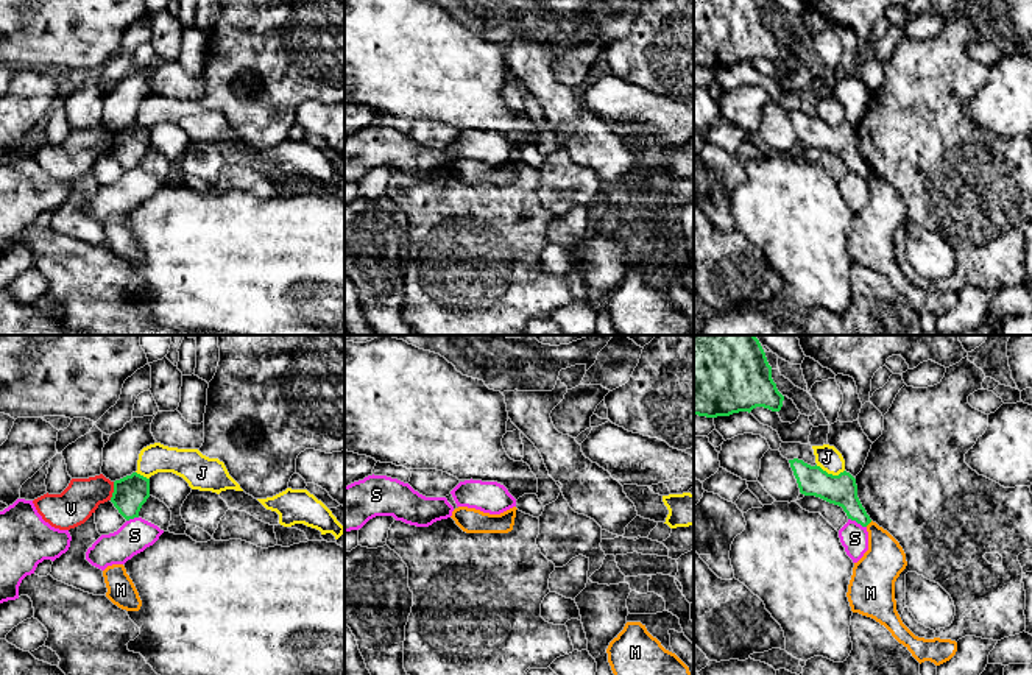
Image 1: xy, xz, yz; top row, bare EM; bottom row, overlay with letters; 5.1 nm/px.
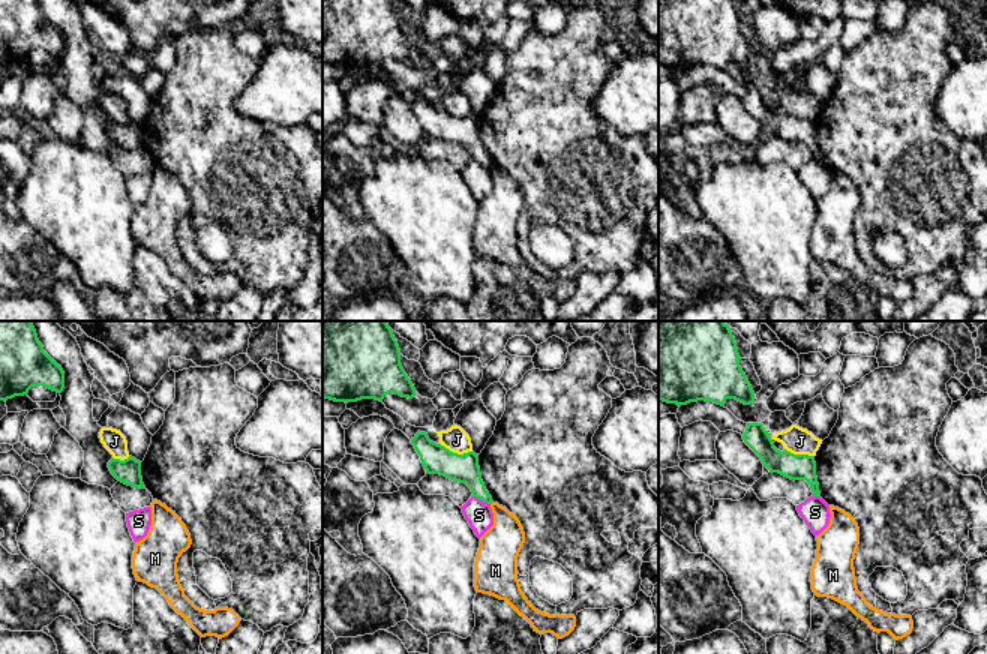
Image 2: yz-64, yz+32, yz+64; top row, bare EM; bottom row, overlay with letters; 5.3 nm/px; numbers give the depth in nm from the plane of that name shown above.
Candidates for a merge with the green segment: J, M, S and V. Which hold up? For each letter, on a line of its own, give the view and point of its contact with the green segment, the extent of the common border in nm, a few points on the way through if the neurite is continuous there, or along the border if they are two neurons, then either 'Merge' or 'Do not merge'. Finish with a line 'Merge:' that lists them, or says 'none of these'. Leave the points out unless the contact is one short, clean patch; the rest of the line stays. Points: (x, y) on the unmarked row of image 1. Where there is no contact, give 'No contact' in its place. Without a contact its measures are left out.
J: Touches green at yz (830, 125). Shared border 160 nm. Boundary: yz (816, 116), (833, 125), (844, 122). Do not merge
M: Touches green at yz (869, 173). Shared border 50 nm. Boundary: yz (872, 172), (865, 176). Do not merge
S: Touches green at yz (858, 173). Shared border 110 nm. Boundary: yz (848, 169), (865, 178). Do not merge
V: Touches green at xy (114, 142). Shared border 100 nm. Boundary: xy (114, 133), (114, 142), (109, 150). Do not merge
Merge: none of these

